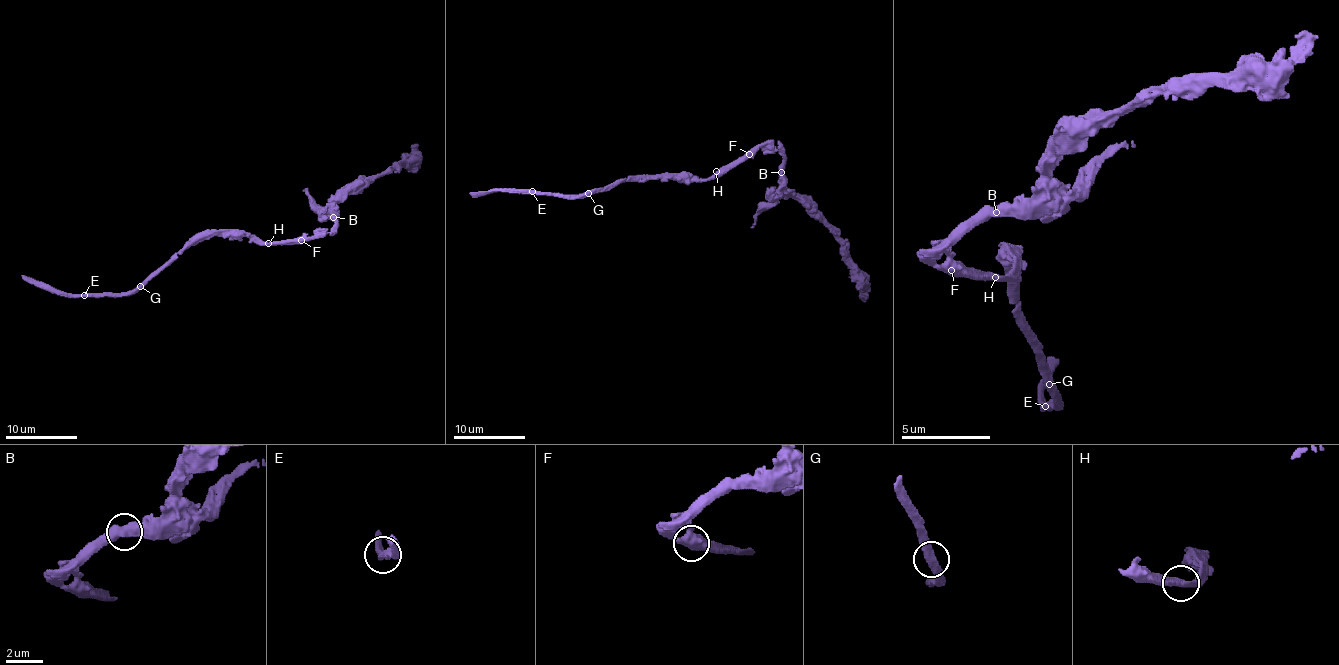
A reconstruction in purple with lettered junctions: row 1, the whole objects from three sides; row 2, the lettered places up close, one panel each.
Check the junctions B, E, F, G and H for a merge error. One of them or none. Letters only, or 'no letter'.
no letter

